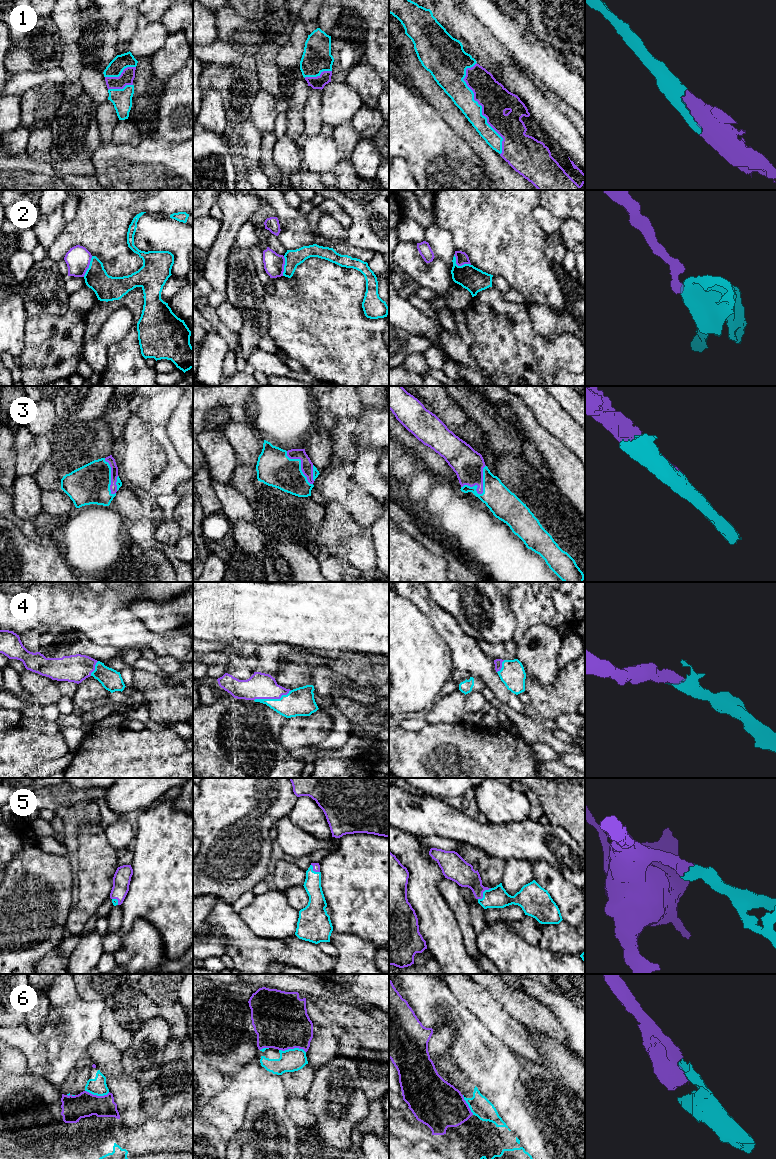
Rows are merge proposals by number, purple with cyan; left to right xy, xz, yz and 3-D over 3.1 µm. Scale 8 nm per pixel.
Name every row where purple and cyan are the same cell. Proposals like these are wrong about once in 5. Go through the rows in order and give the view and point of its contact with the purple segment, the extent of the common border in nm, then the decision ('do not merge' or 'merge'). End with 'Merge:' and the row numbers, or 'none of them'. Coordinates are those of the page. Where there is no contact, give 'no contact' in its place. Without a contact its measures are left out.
1: contact yz (482, 107); length 750 nm; merge
2: contact yz (459, 265); length 160 nm; do not merge
3: contact yz (482, 492); length 260 nm; merge
4: contact xz (272, 698); length 320 nm; merge
5: contact yz (482, 893); length 140 nm; merge
6: contact xz (292, 1048); length 220 nm; merge
Merge: 1, 3, 4, 5, 6

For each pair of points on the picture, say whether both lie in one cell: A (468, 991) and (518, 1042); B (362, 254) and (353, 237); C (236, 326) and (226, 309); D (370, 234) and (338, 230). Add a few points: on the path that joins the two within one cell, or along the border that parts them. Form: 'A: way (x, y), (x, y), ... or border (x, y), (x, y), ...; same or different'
A: way (481, 1004), (506, 1029); same
B: border (336, 242), (345, 242), (370, 249), (374, 252); different
C: way (234, 322), (228, 313); same
D: way (362, 234), (346, 234); same

